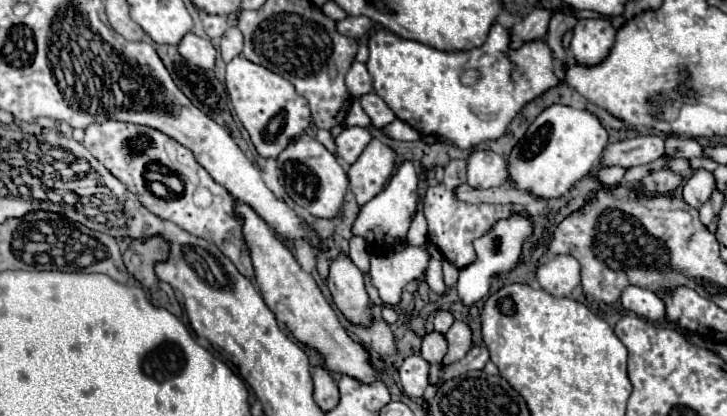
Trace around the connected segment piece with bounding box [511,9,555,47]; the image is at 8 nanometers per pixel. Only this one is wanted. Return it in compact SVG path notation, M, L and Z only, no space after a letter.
M535 9L525 19L515 23L513 35L511 35L511 45L519 47L523 41L541 39L549 29L549 21L551 21L553 13L555 13L553 9Z

